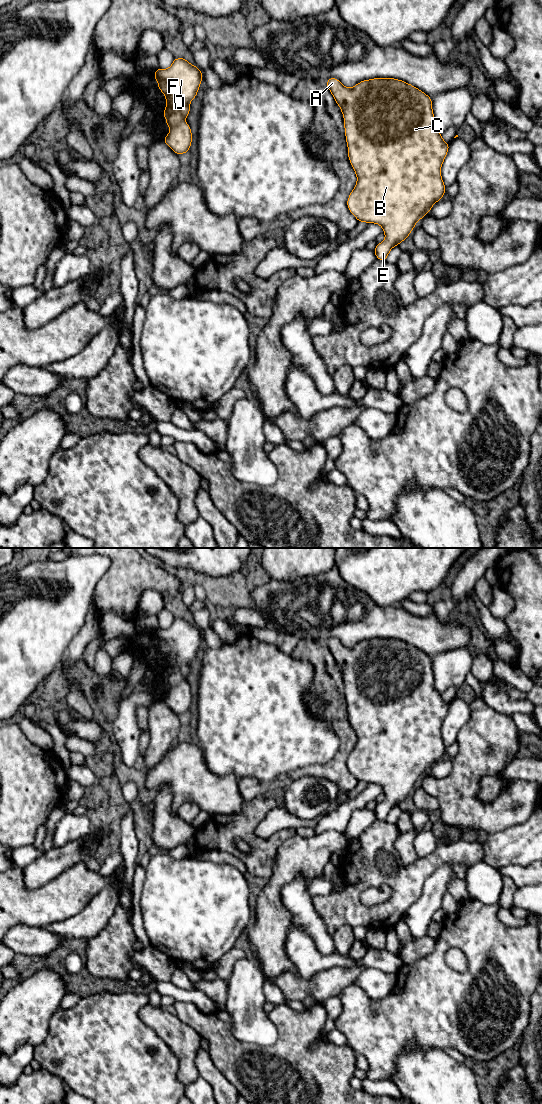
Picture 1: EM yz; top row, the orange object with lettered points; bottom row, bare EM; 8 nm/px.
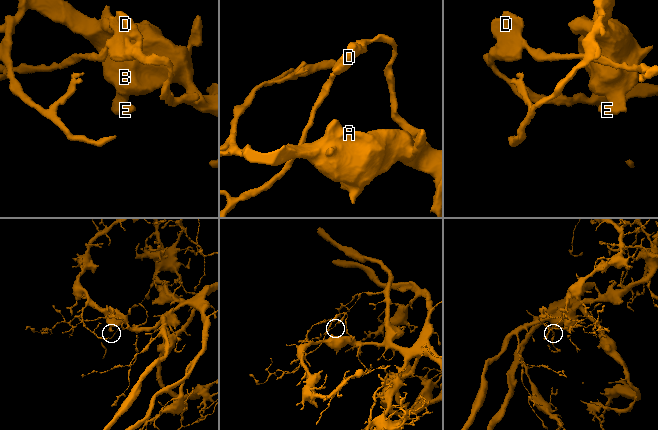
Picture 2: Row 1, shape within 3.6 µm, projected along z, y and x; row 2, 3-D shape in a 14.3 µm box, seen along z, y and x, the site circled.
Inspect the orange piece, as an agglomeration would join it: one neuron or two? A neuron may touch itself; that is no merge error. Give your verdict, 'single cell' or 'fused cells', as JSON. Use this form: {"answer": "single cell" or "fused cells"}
{"answer": "single cell"}

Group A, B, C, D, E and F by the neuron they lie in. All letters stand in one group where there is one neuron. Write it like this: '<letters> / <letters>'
A B C D E F

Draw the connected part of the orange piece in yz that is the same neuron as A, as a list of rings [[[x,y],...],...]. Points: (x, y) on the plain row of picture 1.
[[[331,637],[326,641],[326,643],[336,663],[341,668],[341,672],[344,677],[345,696],[348,707],[348,719],[350,720],[351,726],[357,736],[356,746],[350,753],[347,760],[348,769],[356,777],[358,782],[367,782],[368,784],[375,783],[379,784],[383,788],[385,800],[377,804],[374,809],[374,813],[378,820],[386,821],[391,809],[394,806],[399,806],[401,801],[407,800],[407,797],[414,789],[415,784],[431,771],[432,766],[437,761],[443,759],[446,747],[441,737],[441,726],[448,713],[450,704],[443,700],[442,695],[434,687],[432,659],[427,654],[411,644],[394,638],[373,638],[369,640],[363,640],[356,644],[353,648],[347,648],[335,637]]]

